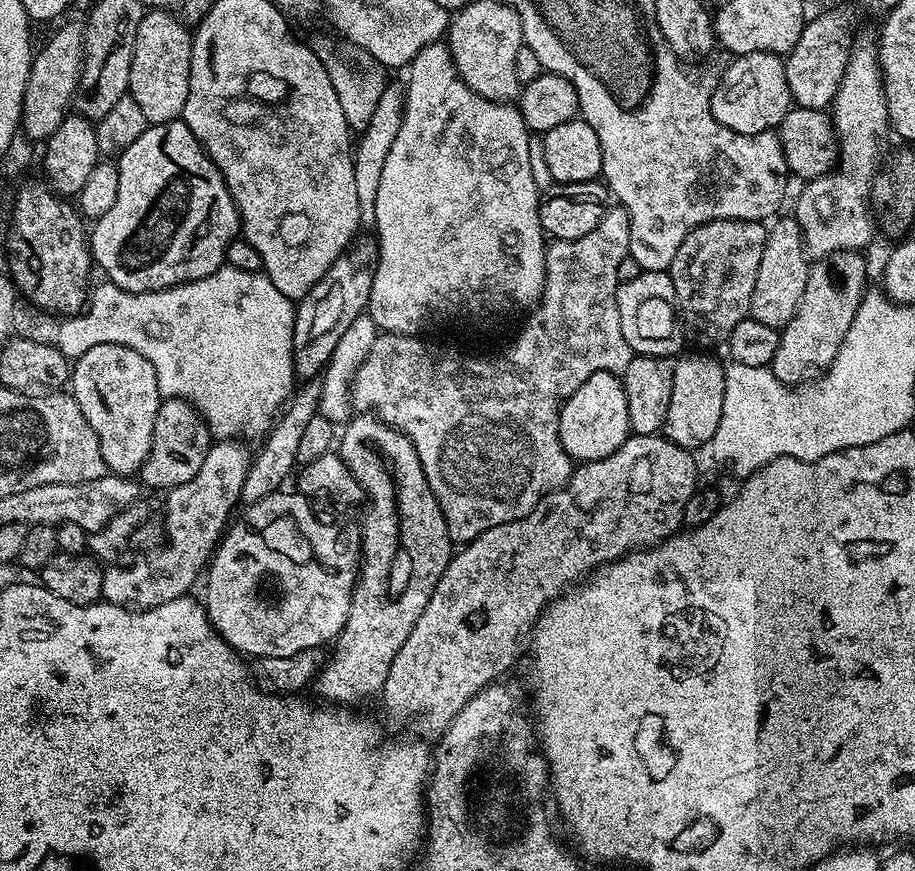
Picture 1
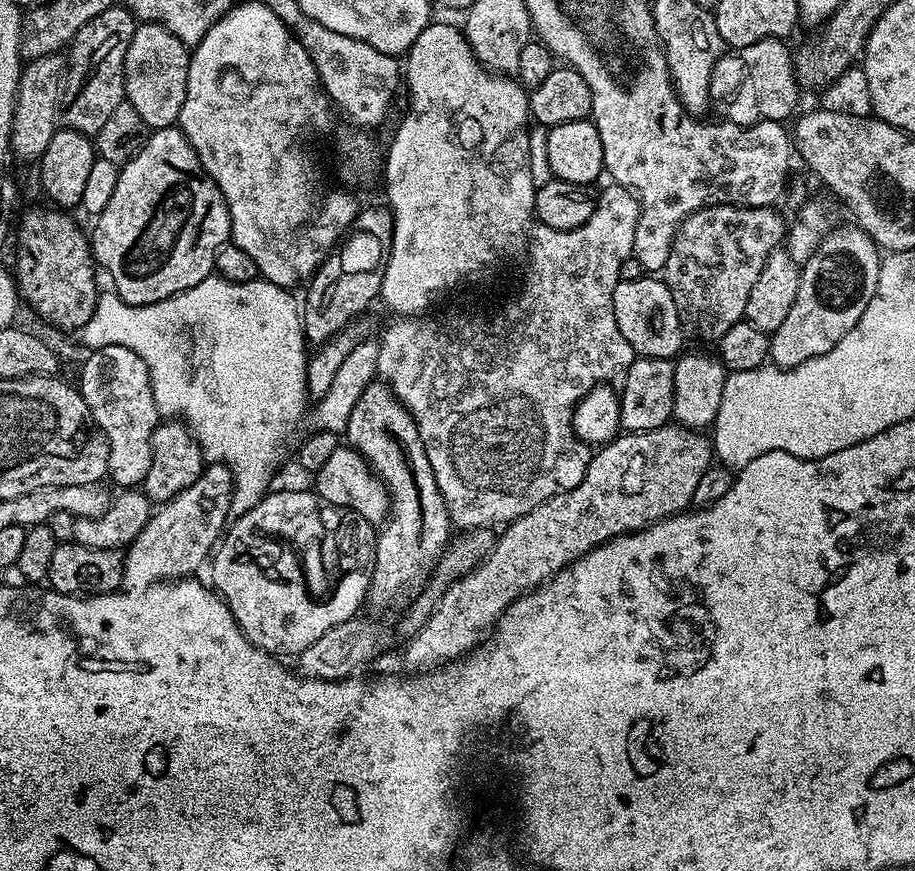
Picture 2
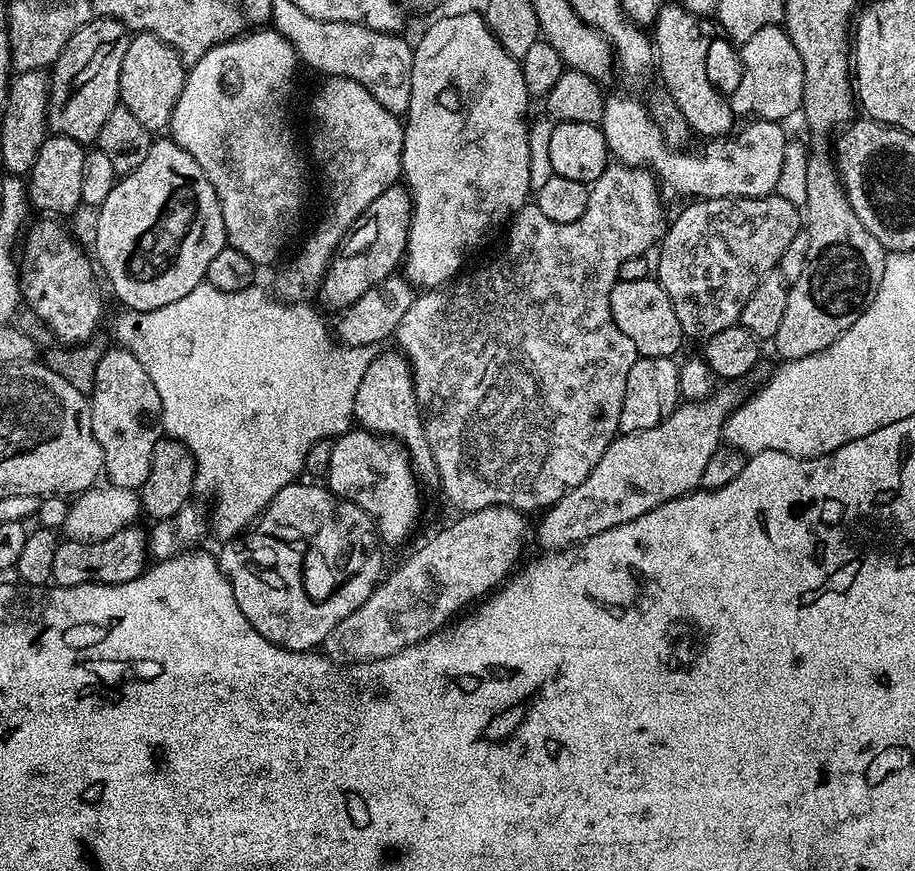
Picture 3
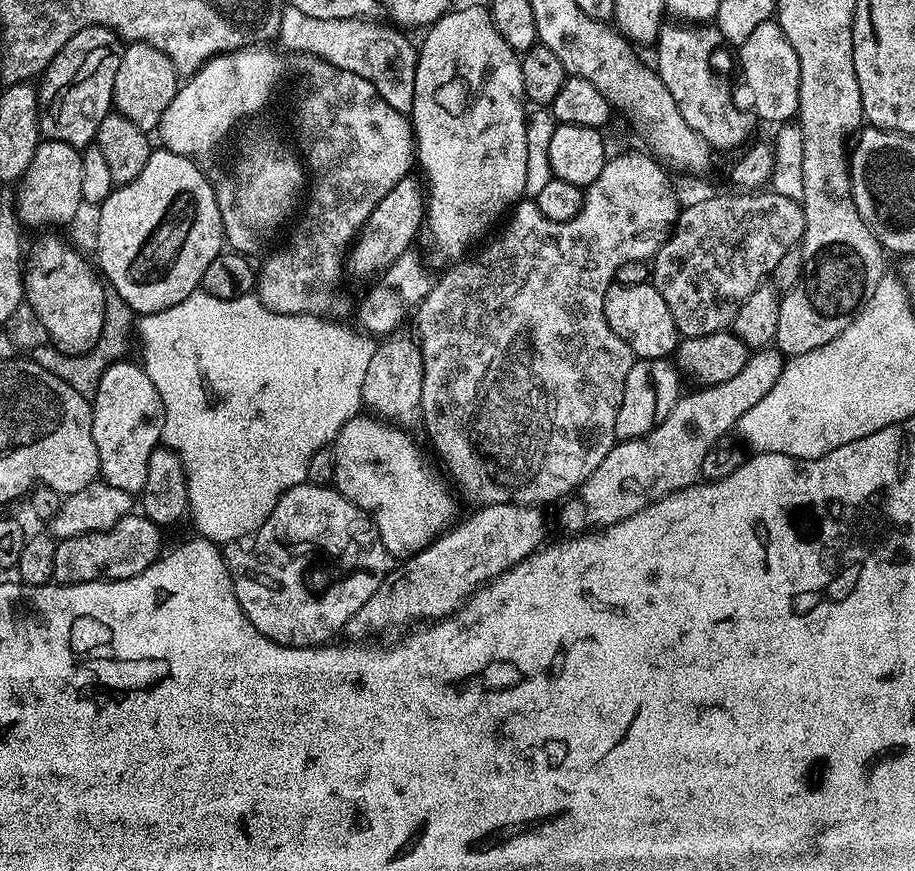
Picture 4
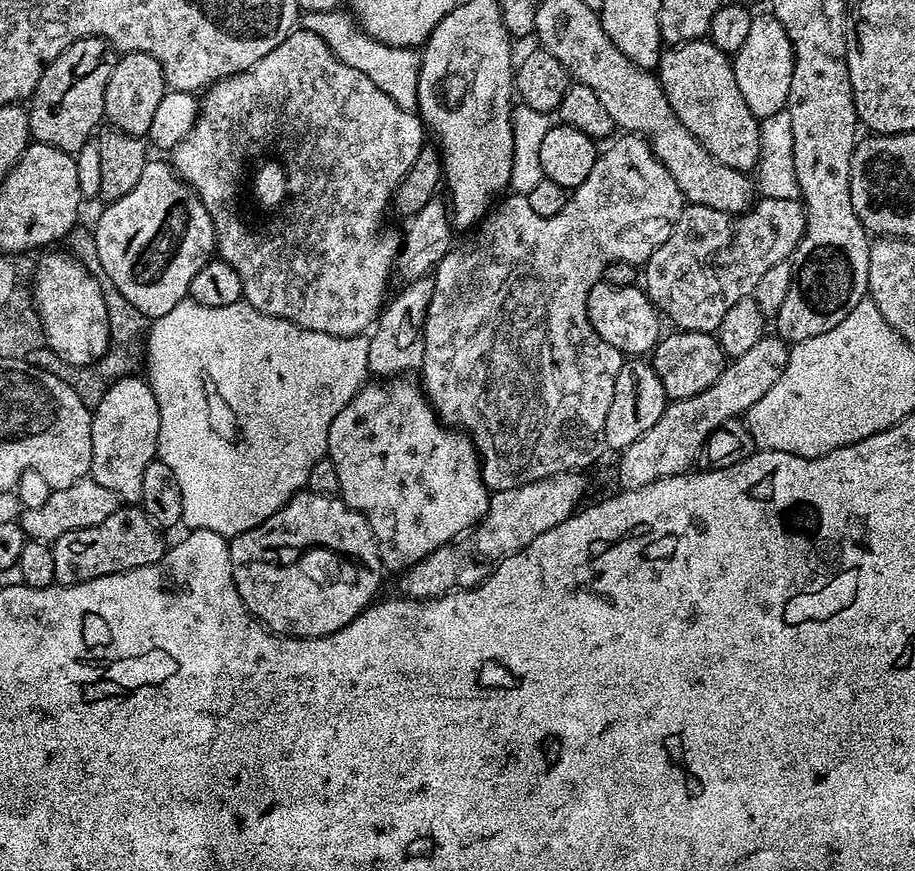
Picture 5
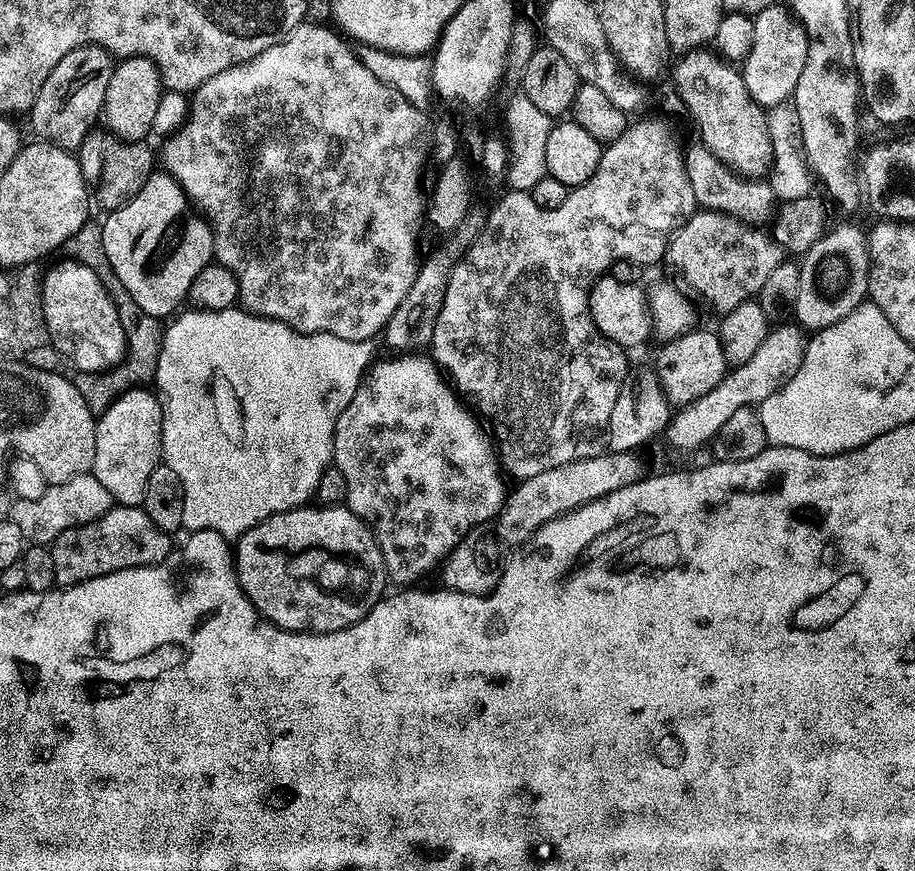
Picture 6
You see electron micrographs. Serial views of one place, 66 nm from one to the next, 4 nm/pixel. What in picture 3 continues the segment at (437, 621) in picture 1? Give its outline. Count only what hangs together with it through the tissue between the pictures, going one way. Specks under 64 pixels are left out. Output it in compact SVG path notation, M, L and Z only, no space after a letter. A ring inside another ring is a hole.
M731 387L713 391L702 400L681 403L658 426L645 432L630 432L617 435L612 445L598 458L598 466L590 470L586 482L574 486L557 504L543 513L540 525L535 525L534 540L544 547L544 550L559 550L580 544L594 534L602 534L602 530L610 530L614 526L622 526L674 498L684 496L687 492L695 492L701 487L700 479L707 462L714 456L722 444L724 422L737 407L738 399L731 392Z

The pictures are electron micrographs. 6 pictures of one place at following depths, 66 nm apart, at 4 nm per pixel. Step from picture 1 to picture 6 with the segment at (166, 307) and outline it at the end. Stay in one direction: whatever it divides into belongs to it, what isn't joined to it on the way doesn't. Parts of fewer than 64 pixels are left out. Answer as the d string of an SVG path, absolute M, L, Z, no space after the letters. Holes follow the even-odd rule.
M240 306L217 312L187 311L181 311L171 321L173 324L168 324L163 329L164 340L158 354L154 388L162 406L162 460L170 466L170 470L174 470L174 474L178 474L184 491L184 528L189 533L214 530L222 534L225 540L235 542L242 534L246 534L246 530L258 526L266 518L279 512L288 512L291 508L305 507L315 497L318 478L322 478L324 471L333 463L332 447L336 423L342 410L346 410L350 398L354 398L365 372L373 363L374 344L372 340L338 338L329 332L295 332L280 320L266 320L263 316L254 316Z

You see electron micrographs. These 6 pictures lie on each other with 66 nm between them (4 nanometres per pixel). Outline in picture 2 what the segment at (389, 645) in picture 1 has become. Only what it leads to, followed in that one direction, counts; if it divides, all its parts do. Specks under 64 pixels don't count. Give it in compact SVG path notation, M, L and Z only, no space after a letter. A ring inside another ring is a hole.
M375 380L368 384L354 404L350 421L345 427L347 443L388 485L390 518L384 521L376 538L370 600L376 604L392 604L419 580L424 582L429 579L432 569L450 543L454 525L448 517L438 482L430 470L430 458L426 458L418 426L387 383Z

